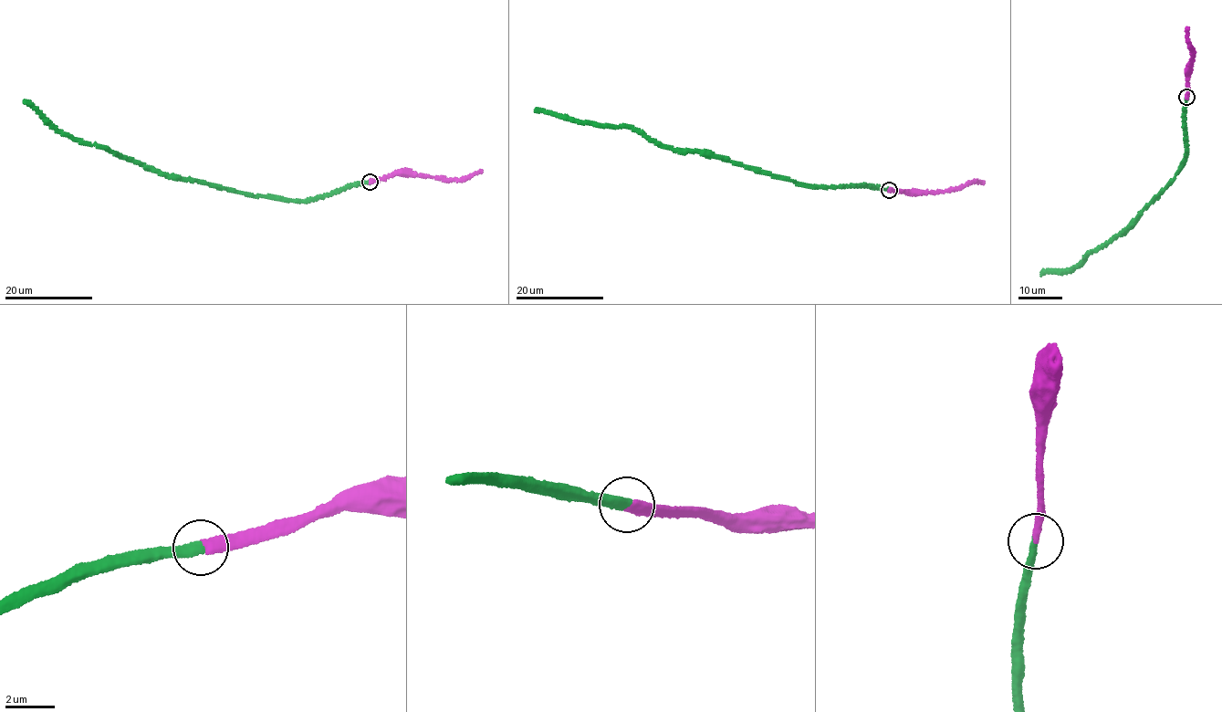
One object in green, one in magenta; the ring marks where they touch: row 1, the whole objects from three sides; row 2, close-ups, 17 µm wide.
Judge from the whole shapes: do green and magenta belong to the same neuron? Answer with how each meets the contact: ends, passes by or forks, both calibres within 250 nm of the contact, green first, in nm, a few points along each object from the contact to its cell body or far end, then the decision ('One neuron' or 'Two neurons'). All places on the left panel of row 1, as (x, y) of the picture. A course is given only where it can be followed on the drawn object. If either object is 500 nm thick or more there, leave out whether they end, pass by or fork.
At the ring green ends. At the ring magenta ends. Thickness 360 nm (green) against 400 nm. Course of green: (369, 182), (348, 184), (310, 199), (271, 198), (160, 173), (105, 148), (57, 132), (25, 100). Course of magenta: (370, 183), (395, 174), (447, 180), (466, 179), (483, 171). One neuron

